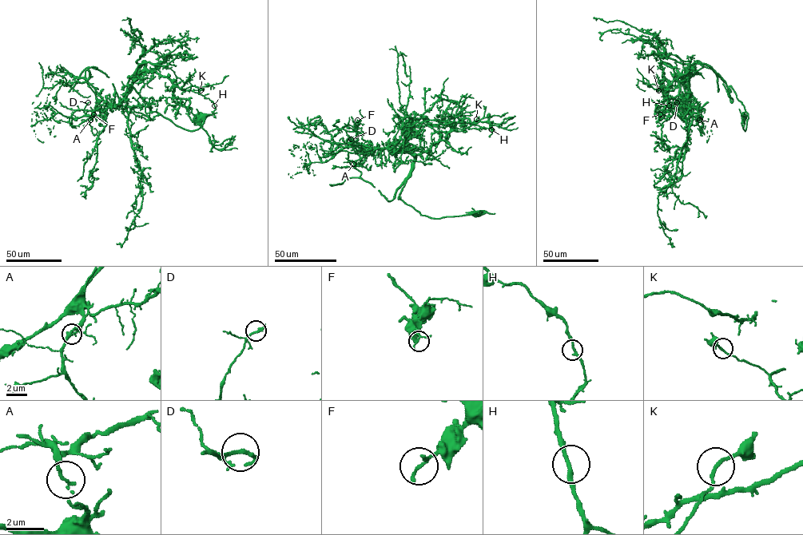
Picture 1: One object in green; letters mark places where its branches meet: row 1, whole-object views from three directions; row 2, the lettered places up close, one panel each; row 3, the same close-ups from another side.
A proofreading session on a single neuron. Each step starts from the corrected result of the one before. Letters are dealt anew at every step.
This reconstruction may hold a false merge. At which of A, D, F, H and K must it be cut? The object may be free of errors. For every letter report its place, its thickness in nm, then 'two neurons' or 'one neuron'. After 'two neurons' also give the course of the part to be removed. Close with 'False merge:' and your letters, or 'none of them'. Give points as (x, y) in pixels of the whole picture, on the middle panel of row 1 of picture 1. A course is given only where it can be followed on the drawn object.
A: at (353, 164); 140 nm thick; two neurons
D: at (351, 139); 180 nm thick; one neuron
F: at (357, 120); 150 nm thick; one neuron
H: at (491, 129); 200 nm thick; one neuron
K: at (476, 119); 170 nm thick; one neuron
False merge: A

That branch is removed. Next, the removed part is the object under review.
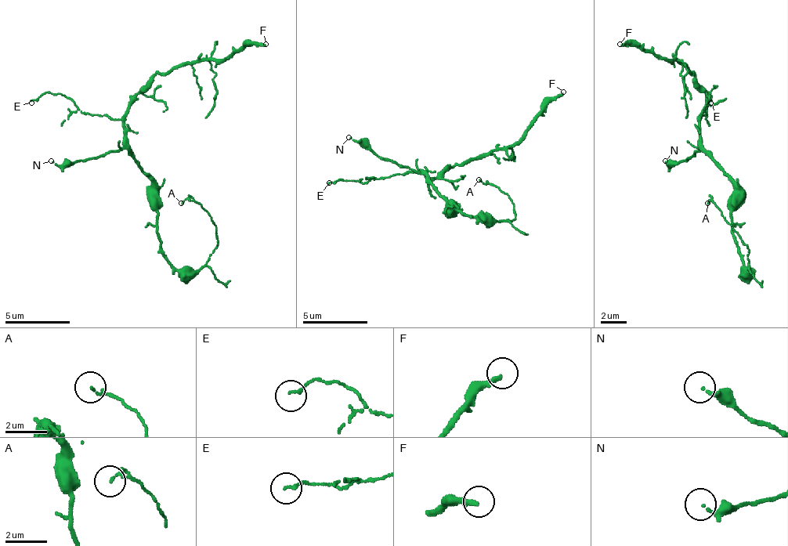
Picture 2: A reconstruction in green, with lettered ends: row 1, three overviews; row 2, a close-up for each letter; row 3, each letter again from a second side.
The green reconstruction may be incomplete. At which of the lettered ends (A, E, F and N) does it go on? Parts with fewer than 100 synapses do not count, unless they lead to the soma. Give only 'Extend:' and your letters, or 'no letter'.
Extend: F

